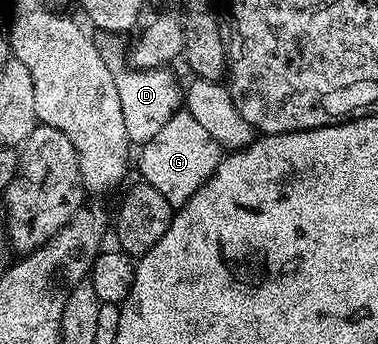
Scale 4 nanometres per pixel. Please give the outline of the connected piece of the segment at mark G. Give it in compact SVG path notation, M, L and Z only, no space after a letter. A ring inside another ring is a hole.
M186 109L175 111L155 137L140 148L140 175L145 183L154 185L162 197L173 205L182 205L214 173L222 158L222 149Z

